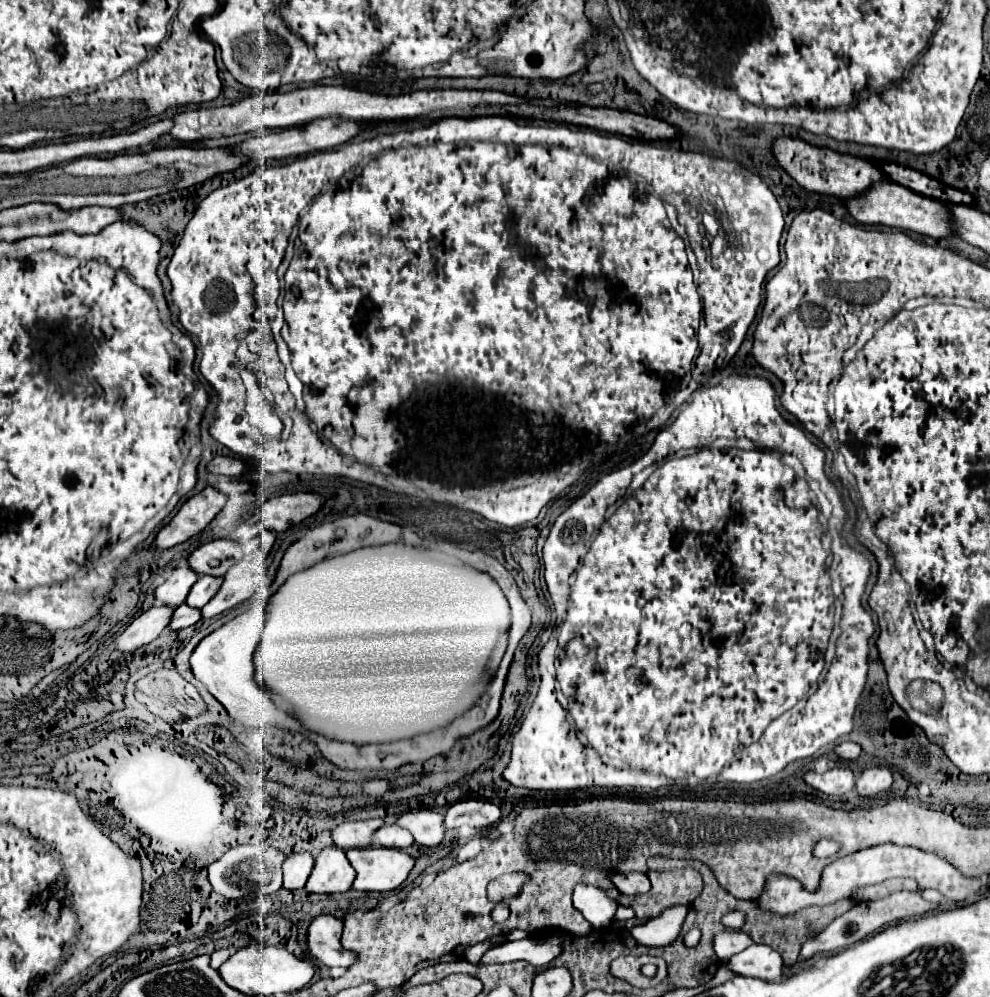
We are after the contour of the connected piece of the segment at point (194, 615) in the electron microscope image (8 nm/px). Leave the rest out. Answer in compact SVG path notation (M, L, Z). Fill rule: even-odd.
M183 603L183 605L179 605L179 607L175 609L175 615L173 615L173 619L171 619L169 629L173 629L173 631L185 629L185 627L195 625L199 619L201 619L201 609L195 609L195 607L189 607L187 603Z

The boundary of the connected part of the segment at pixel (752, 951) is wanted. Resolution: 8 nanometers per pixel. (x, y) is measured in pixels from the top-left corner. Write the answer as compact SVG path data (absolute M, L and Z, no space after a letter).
M751 945L725 963L731 971L743 977L755 977L763 981L779 981L783 975L781 955L765 945Z

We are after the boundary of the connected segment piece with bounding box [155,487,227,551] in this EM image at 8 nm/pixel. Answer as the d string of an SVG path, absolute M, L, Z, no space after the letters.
M205 487L201 493L187 499L177 511L177 515L171 519L171 523L159 531L155 547L163 551L197 535L215 519L215 515L225 507L225 503L227 497L221 491Z

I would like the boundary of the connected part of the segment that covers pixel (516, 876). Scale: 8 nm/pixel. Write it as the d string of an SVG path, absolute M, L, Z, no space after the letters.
M509 873L509 875L501 875L497 877L493 883L489 883L487 887L487 897L495 903L501 903L505 899L517 897L521 893L521 887L525 885L527 875L525 873Z

